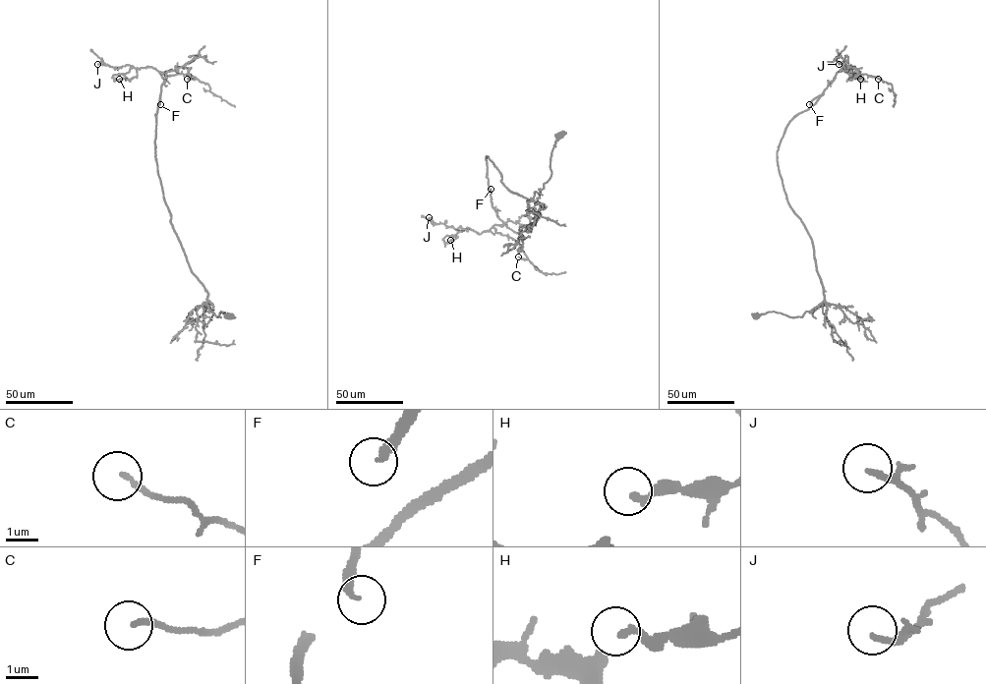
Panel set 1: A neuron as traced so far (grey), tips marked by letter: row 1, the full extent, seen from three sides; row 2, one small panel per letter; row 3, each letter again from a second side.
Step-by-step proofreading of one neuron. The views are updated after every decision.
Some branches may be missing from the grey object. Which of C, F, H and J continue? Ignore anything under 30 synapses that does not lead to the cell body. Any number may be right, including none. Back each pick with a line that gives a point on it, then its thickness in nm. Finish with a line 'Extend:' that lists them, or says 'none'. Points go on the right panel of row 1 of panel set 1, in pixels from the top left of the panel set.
F: Place: (809, 104). Thickness 240 nm
Extend: F

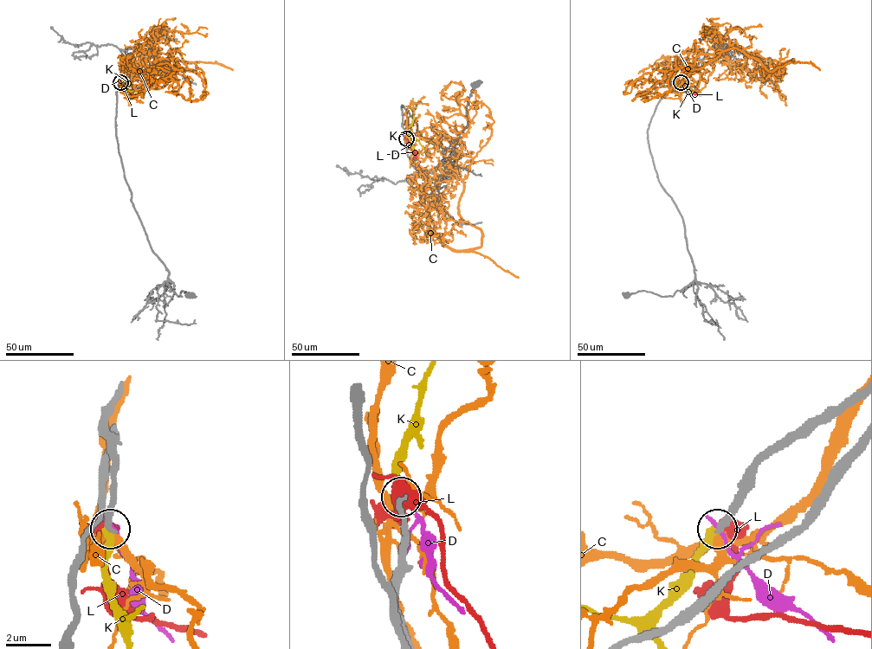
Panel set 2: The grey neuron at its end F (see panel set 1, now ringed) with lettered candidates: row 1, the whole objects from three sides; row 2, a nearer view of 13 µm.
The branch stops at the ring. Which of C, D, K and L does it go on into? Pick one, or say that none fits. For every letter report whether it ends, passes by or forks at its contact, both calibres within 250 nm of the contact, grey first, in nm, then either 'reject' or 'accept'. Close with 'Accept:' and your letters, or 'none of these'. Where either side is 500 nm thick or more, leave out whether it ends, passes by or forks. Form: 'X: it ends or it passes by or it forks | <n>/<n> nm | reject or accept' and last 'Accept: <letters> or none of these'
C: it forks | 320/360 nm | reject
D: it ends | 320/200 nm | reject
K: it ends | 320/400 nm | accept
L: it forks | 360/440 nm | reject
Accept: K

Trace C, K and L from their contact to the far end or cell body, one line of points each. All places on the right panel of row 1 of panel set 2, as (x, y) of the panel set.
C: (681, 82), (710, 62), (691, 49), (685, 73), (696, 81), (722, 51), (643, 73), (623, 92)
K: (681, 81), (674, 87), (649, 80)
L: (681, 81), (681, 87), (689, 87), (700, 95)

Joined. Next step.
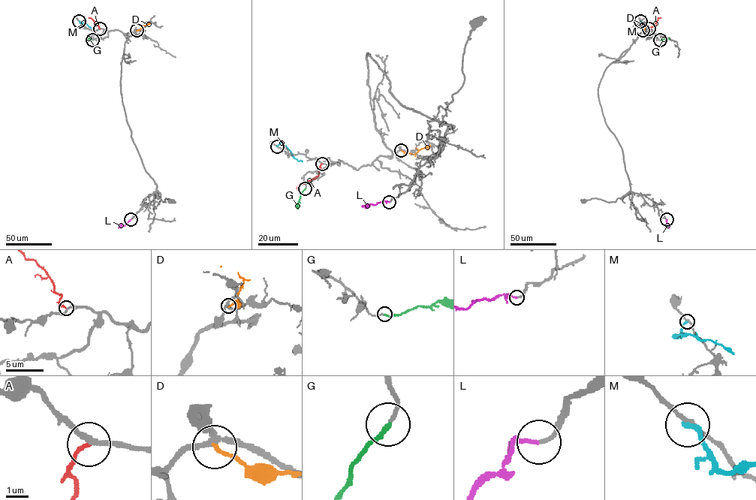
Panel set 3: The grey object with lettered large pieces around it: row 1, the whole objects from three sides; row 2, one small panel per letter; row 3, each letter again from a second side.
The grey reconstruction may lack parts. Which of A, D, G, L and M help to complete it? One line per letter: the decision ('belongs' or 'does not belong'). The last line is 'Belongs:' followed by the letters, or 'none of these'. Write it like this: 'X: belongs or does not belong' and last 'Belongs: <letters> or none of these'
A: does not belong
D: does not belong
G: belongs
L: belongs
M: does not belong
Belongs: G, L

